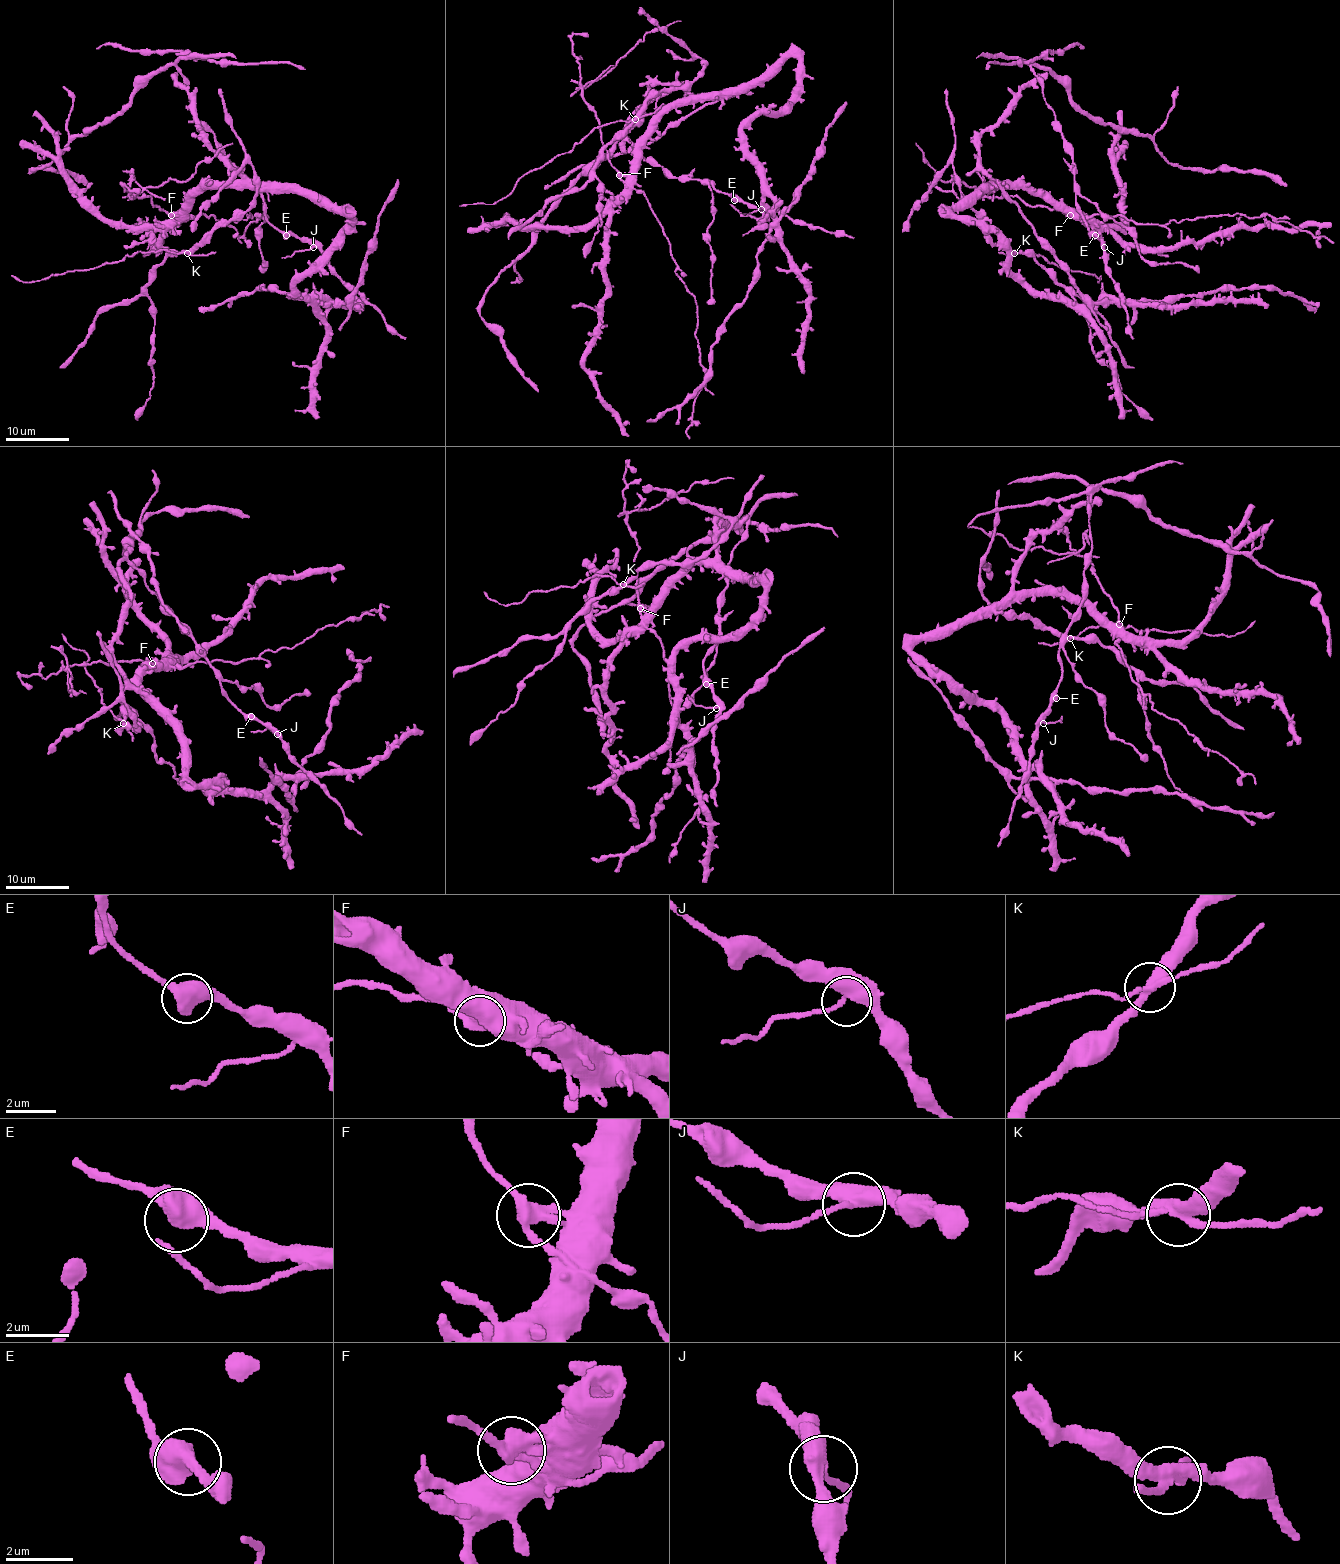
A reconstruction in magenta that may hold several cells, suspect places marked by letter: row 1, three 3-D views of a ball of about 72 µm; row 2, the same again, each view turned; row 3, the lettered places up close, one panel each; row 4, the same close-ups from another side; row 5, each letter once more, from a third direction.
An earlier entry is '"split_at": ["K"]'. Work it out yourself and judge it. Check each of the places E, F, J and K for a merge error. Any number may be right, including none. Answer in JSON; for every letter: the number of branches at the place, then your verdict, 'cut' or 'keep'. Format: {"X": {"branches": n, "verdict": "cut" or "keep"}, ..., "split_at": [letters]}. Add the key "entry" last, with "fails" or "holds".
{"E": {"branches": 3, "verdict": "keep"}, "F": {"branches": 3, "verdict": "cut"}, "J": {"branches": 2, "verdict": "keep"}, "K": {"branches": 4, "verdict": "cut"}, "split_at": ["F", "K"], "entry": "fails"}

